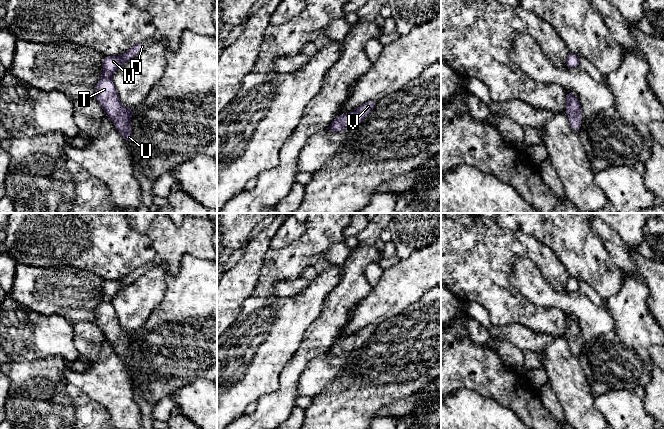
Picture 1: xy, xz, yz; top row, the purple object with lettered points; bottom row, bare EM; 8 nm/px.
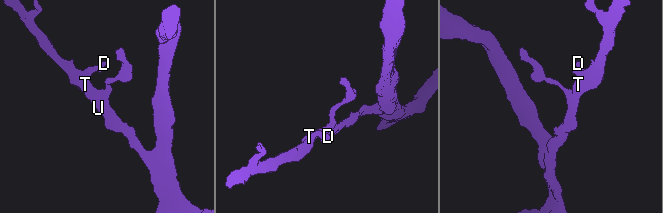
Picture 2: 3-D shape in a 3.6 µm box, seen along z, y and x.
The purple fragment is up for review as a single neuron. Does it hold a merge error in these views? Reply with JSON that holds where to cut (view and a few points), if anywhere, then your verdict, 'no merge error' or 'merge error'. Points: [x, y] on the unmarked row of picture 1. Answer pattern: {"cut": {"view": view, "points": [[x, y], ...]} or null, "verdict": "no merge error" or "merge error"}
{"cut": null, "verdict": "no merge error"}

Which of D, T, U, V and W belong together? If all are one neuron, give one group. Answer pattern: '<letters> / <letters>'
D T U V W

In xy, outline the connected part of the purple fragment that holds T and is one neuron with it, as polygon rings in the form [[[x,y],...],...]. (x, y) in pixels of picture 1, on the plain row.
[[[138,267],[120,280],[105,280],[102,285],[103,297],[95,312],[95,323],[102,330],[106,341],[113,345],[116,353],[129,366],[132,366],[130,343],[134,332],[124,332],[119,323],[117,314],[112,305],[113,298],[125,287],[131,285],[146,272],[145,268]]]

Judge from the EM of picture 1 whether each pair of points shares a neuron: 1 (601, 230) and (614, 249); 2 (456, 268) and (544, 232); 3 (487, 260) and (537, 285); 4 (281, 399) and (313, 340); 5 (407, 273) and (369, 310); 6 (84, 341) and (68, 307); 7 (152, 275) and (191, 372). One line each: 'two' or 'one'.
1: one
2: two
3: two
4: one
5: one
6: two
7: two

